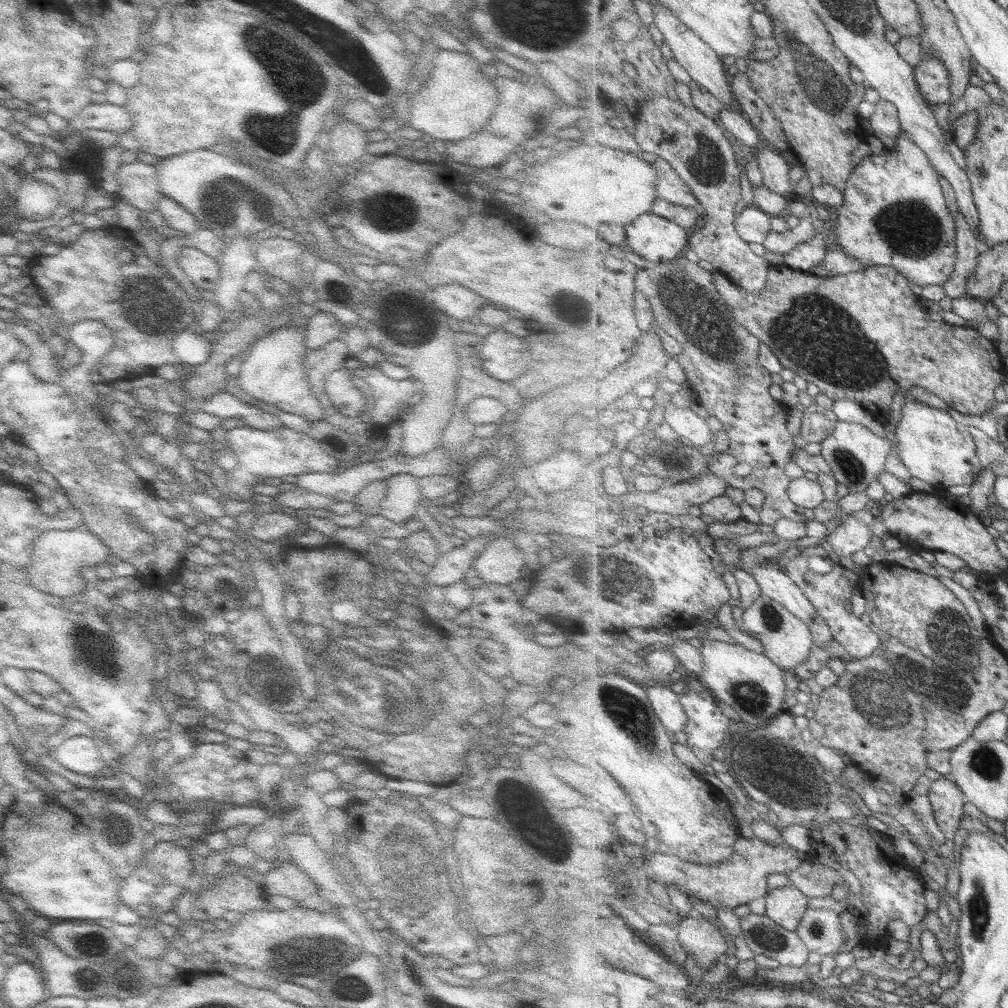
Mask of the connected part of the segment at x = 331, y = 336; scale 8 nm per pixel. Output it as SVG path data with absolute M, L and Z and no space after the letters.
M321 310L310 318L306 332L306 346L309 350L320 350L332 340L340 338L344 329L344 324L332 312Z

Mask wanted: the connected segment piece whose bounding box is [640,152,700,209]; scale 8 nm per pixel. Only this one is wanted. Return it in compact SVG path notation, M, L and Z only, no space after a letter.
M643 152L640 156L656 168L656 173L659 175L659 199L688 209L698 209L700 207L696 193L679 176L679 172L672 167L670 162L651 153Z

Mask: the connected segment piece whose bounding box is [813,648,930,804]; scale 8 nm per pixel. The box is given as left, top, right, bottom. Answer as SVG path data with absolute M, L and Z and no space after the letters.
M881 648L873 656L851 661L845 674L839 678L837 687L826 689L819 703L813 707L813 718L825 727L825 734L819 743L850 755L854 764L872 777L877 786L890 794L898 804L910 800L914 786L929 769L927 761L930 751L924 742L924 733L928 730L927 711L924 710L923 700L887 660L887 655Z

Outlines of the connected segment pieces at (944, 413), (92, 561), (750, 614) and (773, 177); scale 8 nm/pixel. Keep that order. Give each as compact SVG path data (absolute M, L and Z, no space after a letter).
M908 401L903 407L902 419L897 426L898 453L912 477L930 484L950 486L973 486L984 468L978 455L972 428L960 424L947 410L932 407L932 403Z
M86 525L79 526L76 530L72 528L50 530L36 540L36 546L28 563L28 578L38 590L44 590L47 594L54 594L60 598L76 596L86 588L82 570L94 566L103 569L110 560L110 547Z
M762 595L756 603L746 609L744 615L744 628L764 645L766 655L782 667L784 671L796 672L800 664L805 664L811 658L814 650L814 636L810 632L808 623L797 618L788 607L780 604L769 596Z
M767 144L759 146L754 152L763 171L764 185L785 197L793 197L795 184L790 180L791 162L779 150Z

